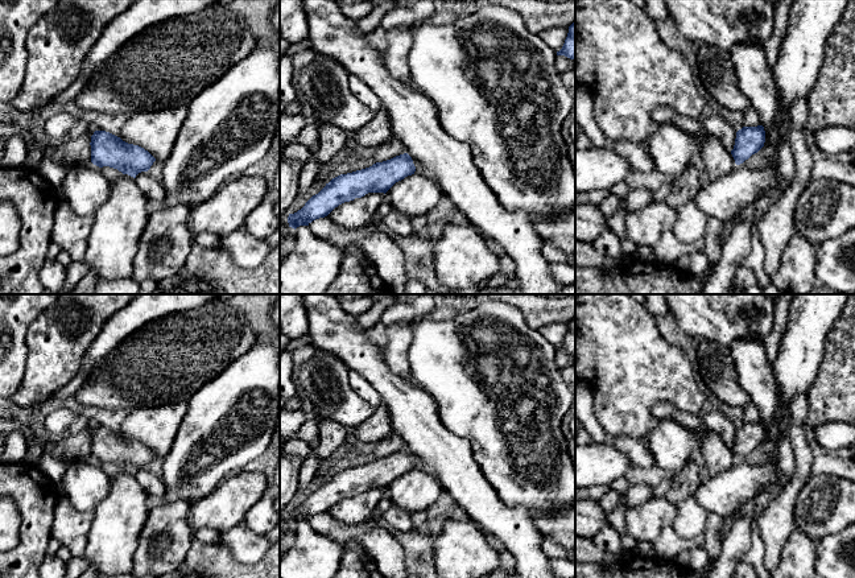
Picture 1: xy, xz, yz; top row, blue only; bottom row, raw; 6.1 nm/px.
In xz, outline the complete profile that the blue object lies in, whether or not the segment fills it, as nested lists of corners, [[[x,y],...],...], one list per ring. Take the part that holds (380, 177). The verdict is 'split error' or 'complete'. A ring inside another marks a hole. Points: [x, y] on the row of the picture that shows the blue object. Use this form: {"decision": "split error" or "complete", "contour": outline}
{"decision": "complete", "contour": [[[404,153],[369,168],[340,174],[313,195],[301,210],[289,214],[289,227],[296,230],[300,226],[309,226],[313,220],[327,216],[339,205],[368,193],[385,194],[396,182],[414,172],[412,157]]]}

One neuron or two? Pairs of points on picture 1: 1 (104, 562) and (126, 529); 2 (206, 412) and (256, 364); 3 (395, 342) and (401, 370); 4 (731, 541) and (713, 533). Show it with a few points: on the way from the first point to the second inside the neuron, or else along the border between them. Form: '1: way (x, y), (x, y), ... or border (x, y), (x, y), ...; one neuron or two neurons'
1: way (110, 554), (110, 546), (118, 537); one neuron
2: way (218, 403), (244, 376); one neuron
3: way (396, 349), (399, 363); one neuron
4: border (722, 541), (719, 554), (711, 560); two neurons

